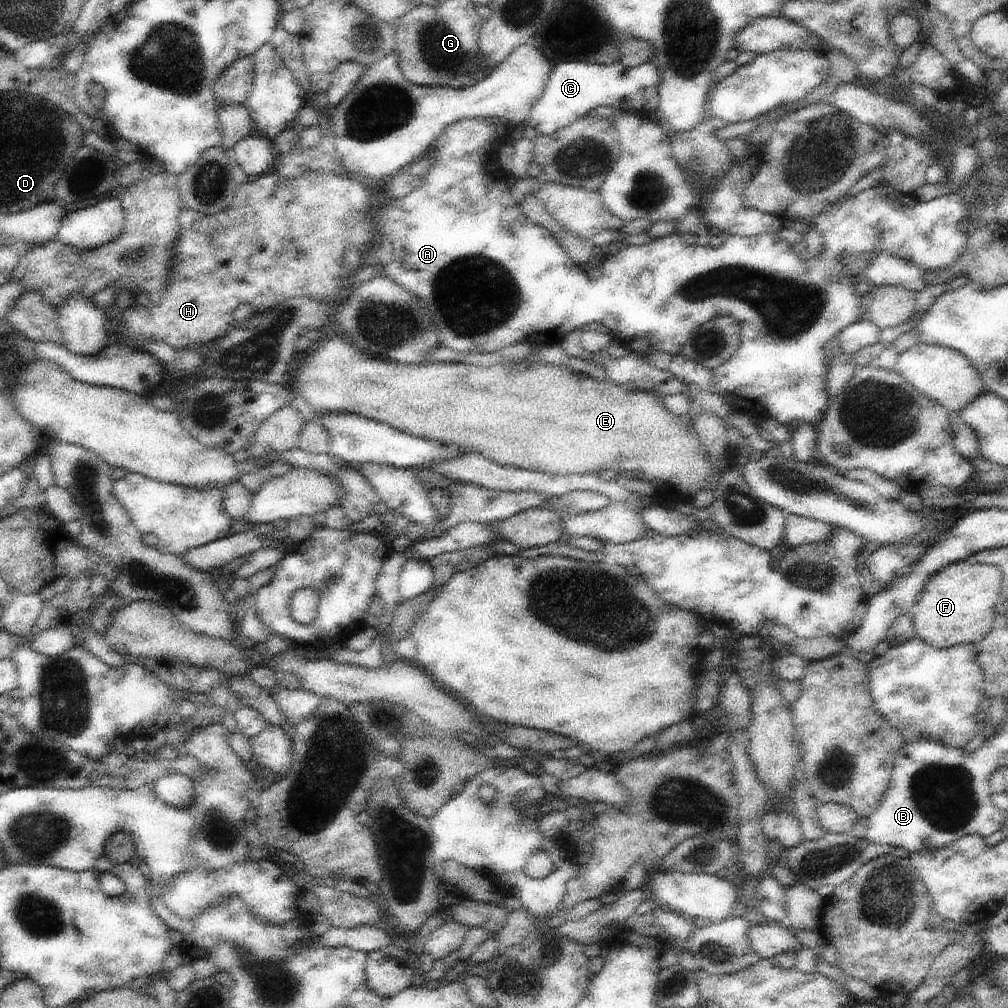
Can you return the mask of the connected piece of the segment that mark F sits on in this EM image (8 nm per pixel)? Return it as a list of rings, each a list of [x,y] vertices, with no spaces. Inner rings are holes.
[[[966,560],[945,566],[931,576],[914,605],[912,613],[917,636],[941,649],[979,643],[992,630],[996,605],[1002,599],[1003,582],[1003,572],[998,565]]]

